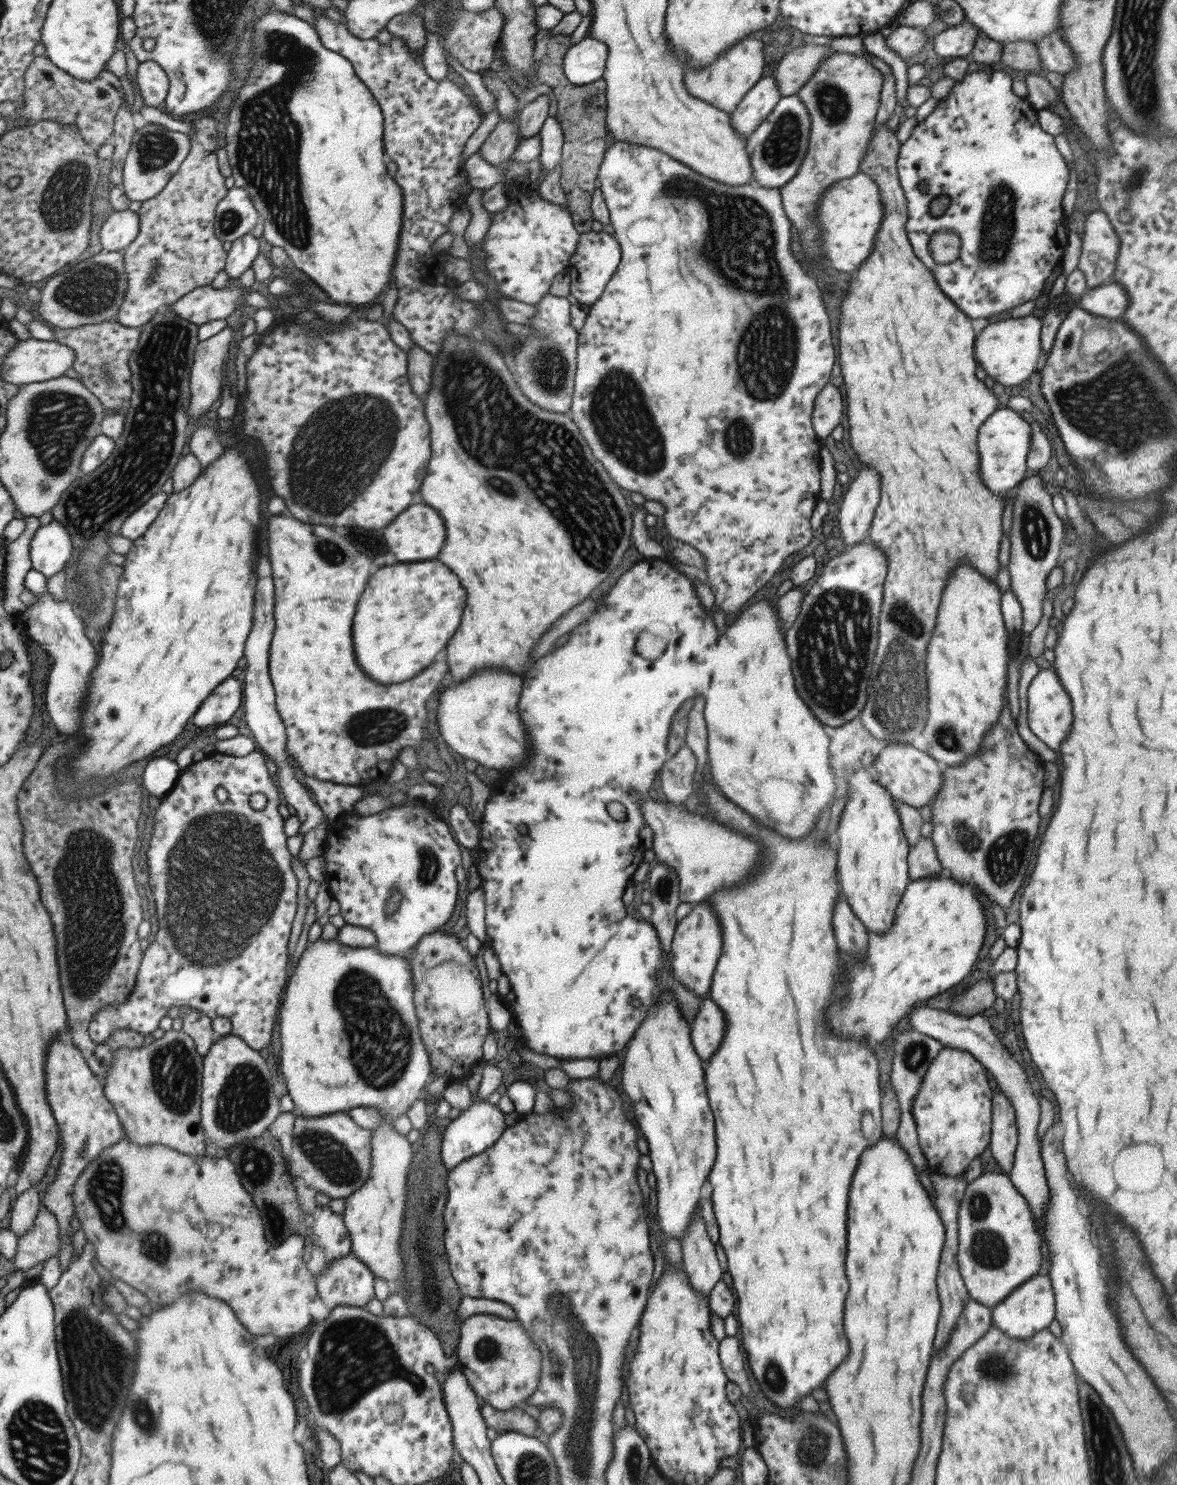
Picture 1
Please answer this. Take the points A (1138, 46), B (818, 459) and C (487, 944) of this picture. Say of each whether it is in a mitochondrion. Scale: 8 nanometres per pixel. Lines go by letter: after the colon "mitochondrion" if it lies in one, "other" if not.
A: mitochondrion
B: other
C: other

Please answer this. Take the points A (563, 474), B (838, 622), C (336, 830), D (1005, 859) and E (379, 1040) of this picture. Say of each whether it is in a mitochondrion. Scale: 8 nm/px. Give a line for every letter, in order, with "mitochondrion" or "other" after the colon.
A: mitochondrion
B: mitochondrion
C: other
D: mitochondrion
E: mitochondrion

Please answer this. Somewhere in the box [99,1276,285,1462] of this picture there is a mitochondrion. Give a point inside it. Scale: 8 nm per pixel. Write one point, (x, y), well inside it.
(142, 1407)

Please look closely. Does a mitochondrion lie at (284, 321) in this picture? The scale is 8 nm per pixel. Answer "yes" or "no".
no

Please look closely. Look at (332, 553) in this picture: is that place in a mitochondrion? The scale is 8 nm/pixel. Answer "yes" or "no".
yes

